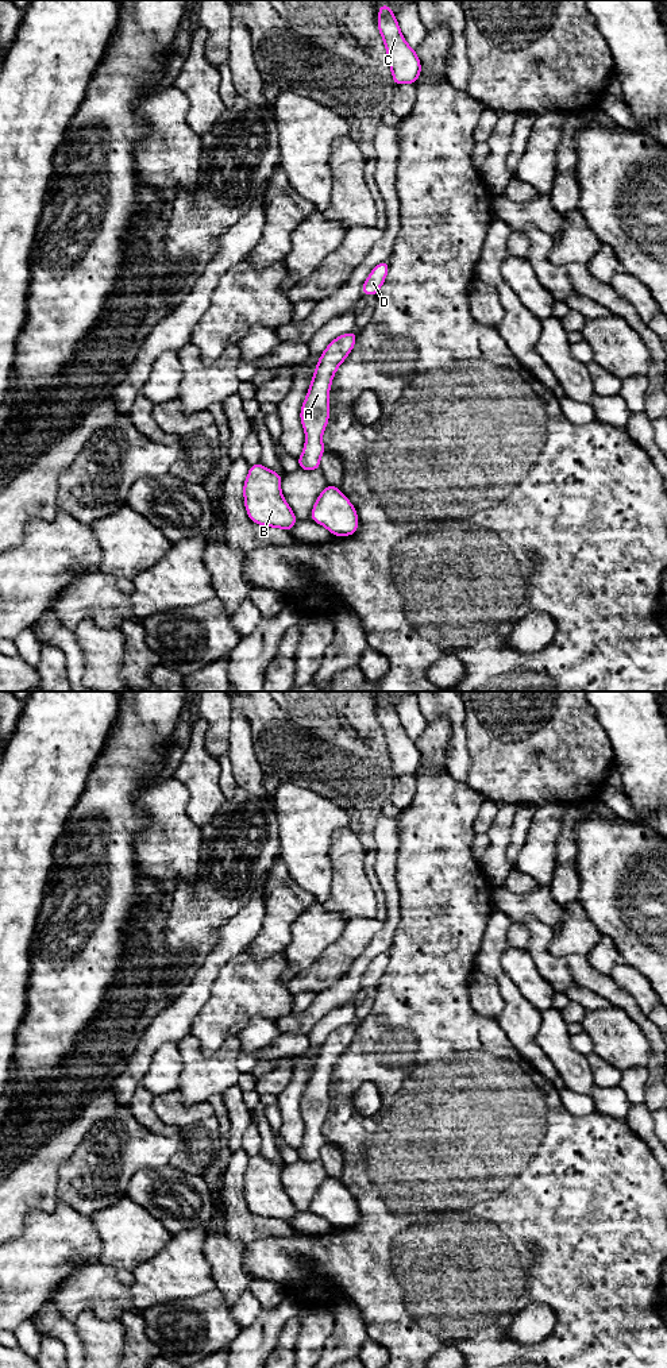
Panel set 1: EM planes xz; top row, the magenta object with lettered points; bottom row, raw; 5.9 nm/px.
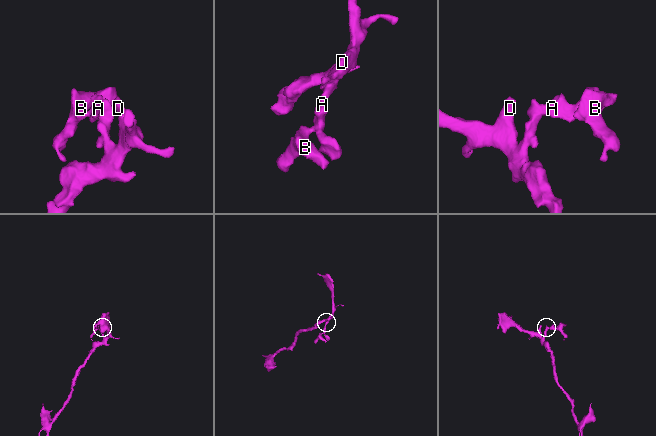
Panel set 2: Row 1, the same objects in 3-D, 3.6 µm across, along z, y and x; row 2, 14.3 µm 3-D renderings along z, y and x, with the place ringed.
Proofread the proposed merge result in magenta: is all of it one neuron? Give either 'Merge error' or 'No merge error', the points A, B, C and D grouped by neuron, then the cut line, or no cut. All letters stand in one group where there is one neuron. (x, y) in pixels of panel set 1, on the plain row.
No merge error. Groups: A B C D. No split

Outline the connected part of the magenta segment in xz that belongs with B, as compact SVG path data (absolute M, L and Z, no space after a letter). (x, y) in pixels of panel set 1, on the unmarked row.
M261 1153L250 1157L243 1176L244 1198L252 1214L290 1225L297 1209L282 1187L281 1171L279 1164L266 1160Z

